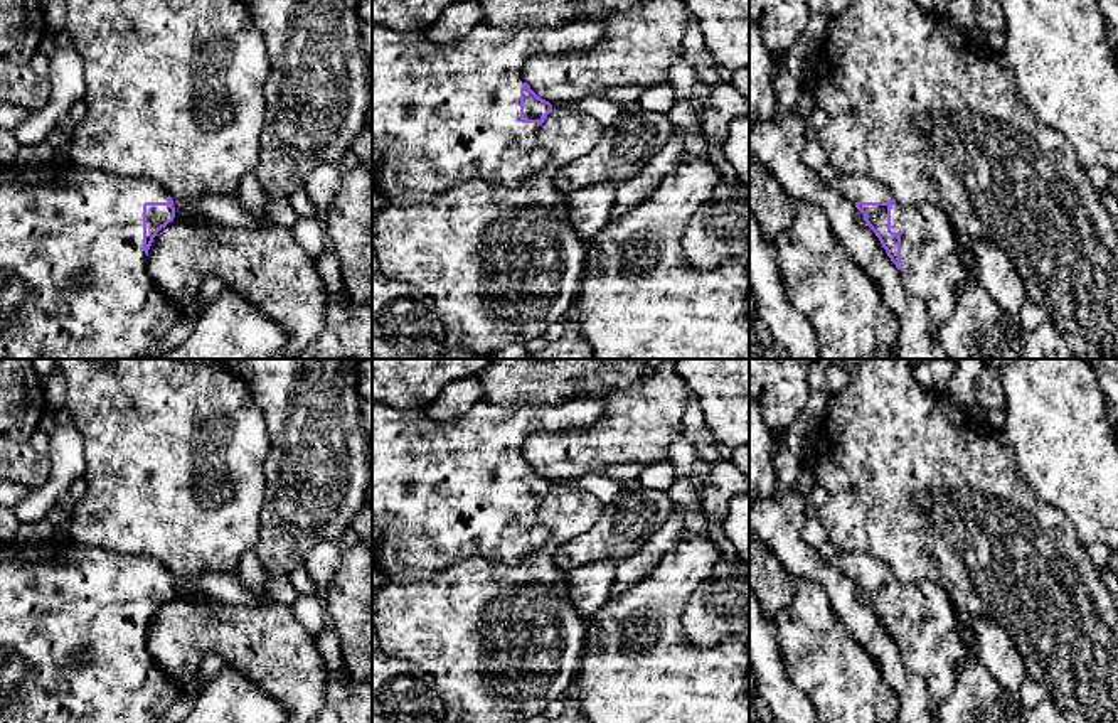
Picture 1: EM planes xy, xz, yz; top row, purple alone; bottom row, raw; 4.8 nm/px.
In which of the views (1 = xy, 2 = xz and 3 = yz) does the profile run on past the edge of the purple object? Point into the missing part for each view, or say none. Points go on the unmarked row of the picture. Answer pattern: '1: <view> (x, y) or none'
1: xy (73, 649)
2: xz (441, 491)
3: yz (933, 641)

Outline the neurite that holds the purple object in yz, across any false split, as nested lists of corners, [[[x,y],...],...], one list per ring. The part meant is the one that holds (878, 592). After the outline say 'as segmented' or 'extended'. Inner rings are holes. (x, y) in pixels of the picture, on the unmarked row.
[[[838,551],[830,561],[864,592],[864,598],[876,610],[882,625],[901,652],[904,667],[928,684],[928,706],[936,716],[938,706],[953,693],[956,664],[972,656],[978,661],[975,632],[956,619],[956,607],[948,593],[931,580],[914,583],[897,581],[891,570],[879,560],[857,551]]]; extended

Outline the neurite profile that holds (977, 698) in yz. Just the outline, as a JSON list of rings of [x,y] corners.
[[[973,656],[956,664],[955,689],[936,710],[941,723],[1022,723],[1024,715],[1019,694],[1002,688]]]

